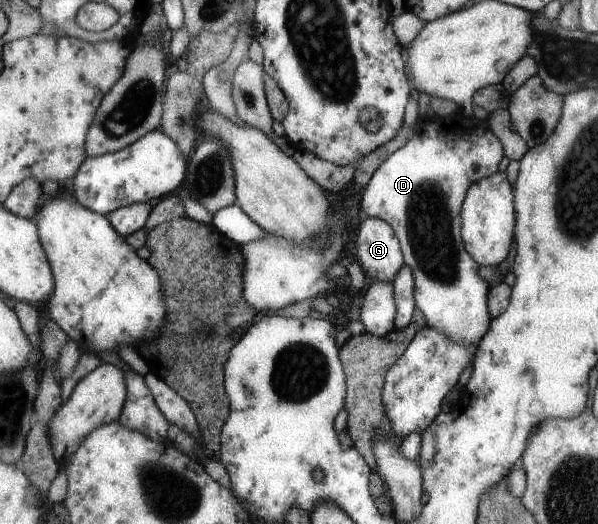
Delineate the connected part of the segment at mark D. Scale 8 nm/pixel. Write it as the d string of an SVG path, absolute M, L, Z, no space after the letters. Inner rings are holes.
M462 107L462 109L453 115L447 115L453 117L451 119L452 123L441 124L441 116L437 117L433 115L432 117L425 117L423 119L423 125L420 126L420 130L411 136L411 139L395 154L392 154L391 157L387 159L380 166L380 169L373 174L371 181L367 186L364 187L364 193L361 195L360 200L360 213L363 218L367 217L379 217L383 221L387 221L389 225L393 227L397 239L400 241L401 251L404 257L404 265L409 267L409 270L413 271L416 281L416 307L419 307L425 315L425 319L428 320L428 325L441 331L443 335L447 335L449 339L453 339L453 343L457 345L463 345L463 347L469 347L469 349L479 349L481 339L485 334L488 333L488 330L491 329L490 324L492 321L492 316L488 310L488 296L491 291L489 283L485 279L481 279L479 275L480 265L473 261L473 256L467 253L465 249L465 244L463 243L462 238L462 219L461 219L461 208L467 195L467 190L473 183L479 181L482 177L490 176L497 171L497 165L499 161L503 159L503 144L500 139L497 137L496 133L491 130L491 127L487 127L485 123L481 123L483 119L477 119L473 116L471 112L468 111L468 108Z

